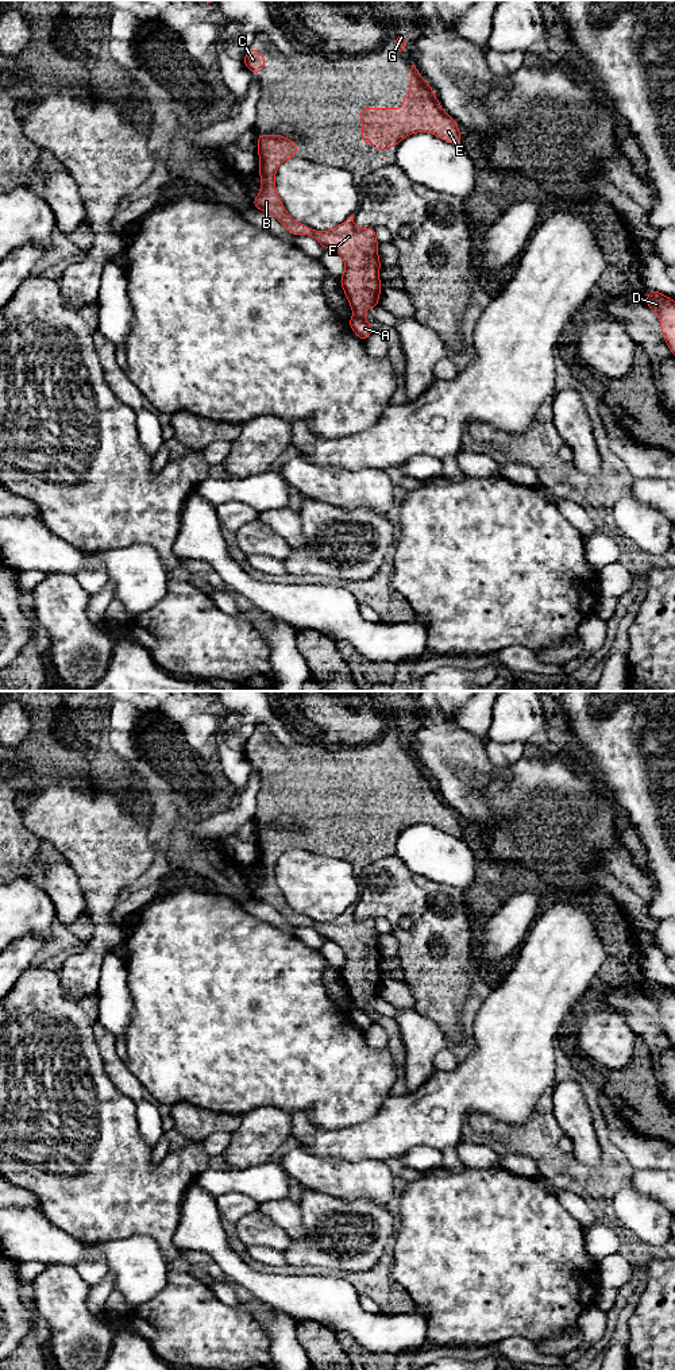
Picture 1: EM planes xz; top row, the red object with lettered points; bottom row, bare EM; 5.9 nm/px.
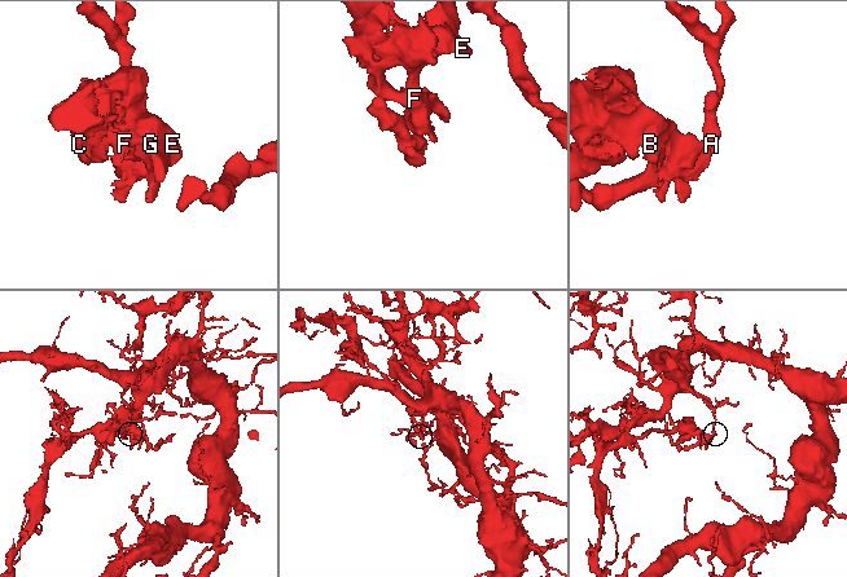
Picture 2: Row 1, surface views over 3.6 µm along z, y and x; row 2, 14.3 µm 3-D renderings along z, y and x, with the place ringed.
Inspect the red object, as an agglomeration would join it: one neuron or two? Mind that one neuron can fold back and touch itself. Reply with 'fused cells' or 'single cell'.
fused cells

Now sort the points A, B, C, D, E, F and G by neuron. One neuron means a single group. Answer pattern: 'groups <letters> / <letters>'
groups A D / B C E F G

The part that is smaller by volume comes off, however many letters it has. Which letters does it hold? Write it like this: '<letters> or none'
B, C, E, F, G

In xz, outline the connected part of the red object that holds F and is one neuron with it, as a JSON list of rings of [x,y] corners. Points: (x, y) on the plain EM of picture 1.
[[[256,826],[256,844],[261,850],[259,868],[262,879],[252,891],[252,898],[273,906],[294,927],[308,926],[315,929],[325,941],[338,943],[346,956],[344,965],[339,969],[342,980],[350,993],[354,1007],[379,996],[382,975],[375,919],[359,921],[355,918],[354,906],[329,922],[316,922],[296,912],[285,900],[277,880],[275,864],[278,857],[297,848],[297,833],[285,826]]]

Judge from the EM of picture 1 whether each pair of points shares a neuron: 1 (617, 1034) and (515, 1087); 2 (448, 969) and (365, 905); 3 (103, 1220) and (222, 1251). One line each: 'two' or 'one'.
1: two
2: one
3: two

